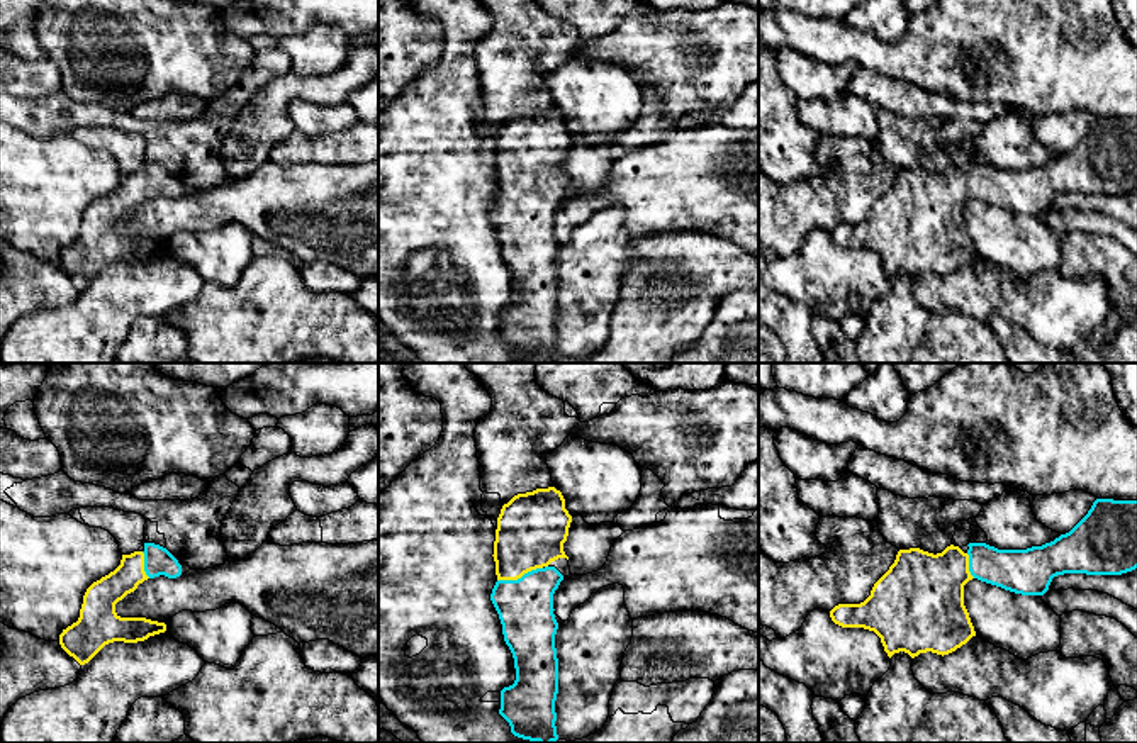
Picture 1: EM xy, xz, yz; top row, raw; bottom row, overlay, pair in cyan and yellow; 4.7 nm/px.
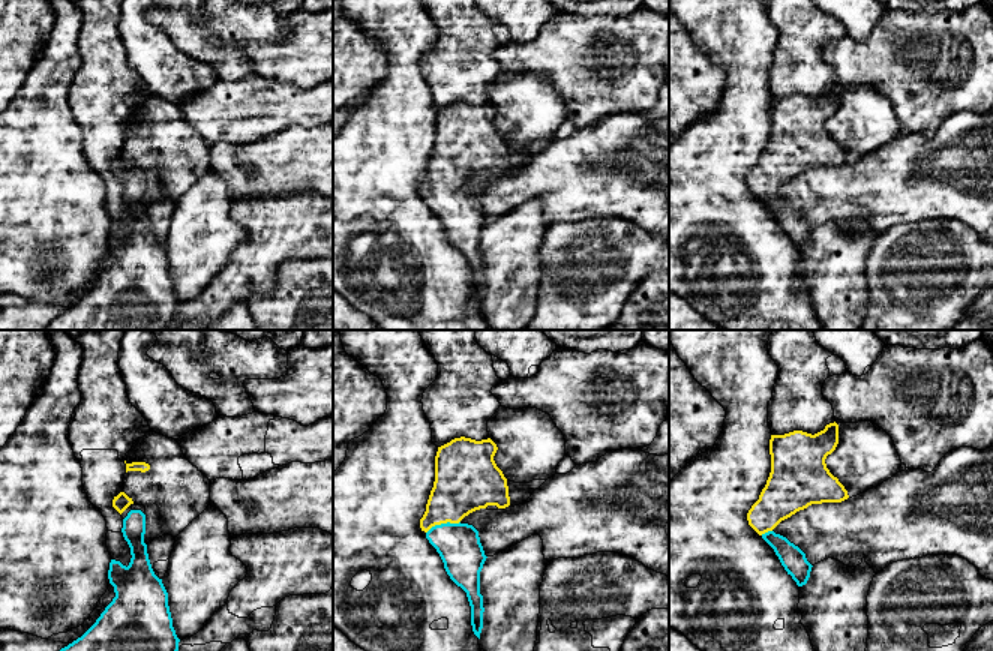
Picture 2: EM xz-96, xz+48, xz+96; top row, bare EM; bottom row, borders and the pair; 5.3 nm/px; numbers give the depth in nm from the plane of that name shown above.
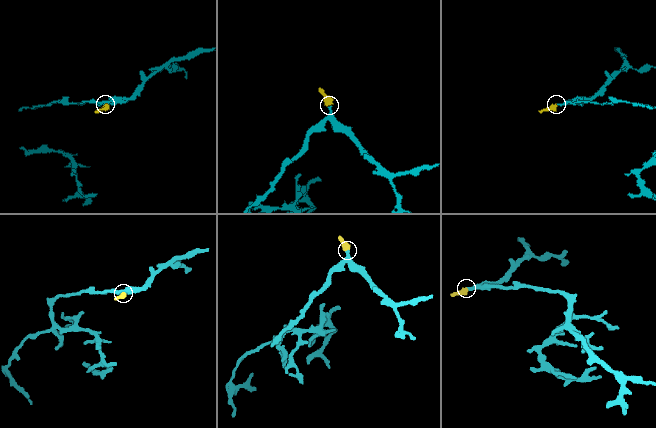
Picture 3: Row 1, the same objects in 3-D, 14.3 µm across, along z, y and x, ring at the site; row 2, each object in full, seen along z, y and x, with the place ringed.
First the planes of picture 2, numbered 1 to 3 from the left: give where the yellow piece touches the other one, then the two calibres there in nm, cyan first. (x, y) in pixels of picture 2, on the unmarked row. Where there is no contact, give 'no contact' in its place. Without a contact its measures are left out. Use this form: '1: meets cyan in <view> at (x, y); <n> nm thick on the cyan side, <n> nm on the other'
1: no contact
2: meets cyan in xz+48 at (443, 188); 220 nm thick on the cyan side, 320 nm on the other
3: meets cyan in xz+96 at (765, 197); 140 nm thick on the cyan side, 240 nm on the other

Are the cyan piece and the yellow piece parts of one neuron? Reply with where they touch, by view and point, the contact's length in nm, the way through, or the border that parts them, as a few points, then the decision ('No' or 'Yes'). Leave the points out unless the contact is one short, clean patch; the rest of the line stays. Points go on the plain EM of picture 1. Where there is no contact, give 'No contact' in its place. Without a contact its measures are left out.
Touches cyan at xz (521, 197). Shared border 220 nm. Path across: xz (525, 226), (521, 197), (521, 168), (532, 148). Yes

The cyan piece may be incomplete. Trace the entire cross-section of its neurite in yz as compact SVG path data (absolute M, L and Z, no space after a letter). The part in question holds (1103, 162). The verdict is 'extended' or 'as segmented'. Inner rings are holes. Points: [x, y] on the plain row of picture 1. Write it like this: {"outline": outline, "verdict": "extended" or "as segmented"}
{"outline": "M1096 119L1088 134L1066 154L1050 163L1027 170L998 170L986 163L969 163L964 173L959 166L947 166L942 173L920 168L899 170L889 190L874 204L871 215L860 224L838 224L830 237L842 248L864 248L874 251L891 278L905 271L911 278L920 273L949 275L976 256L969 232L964 226L964 205L977 198L1022 215L1044 215L1054 197L1064 193L1122 195L1137 188L1137 120Z", "verdict": "extended"}

